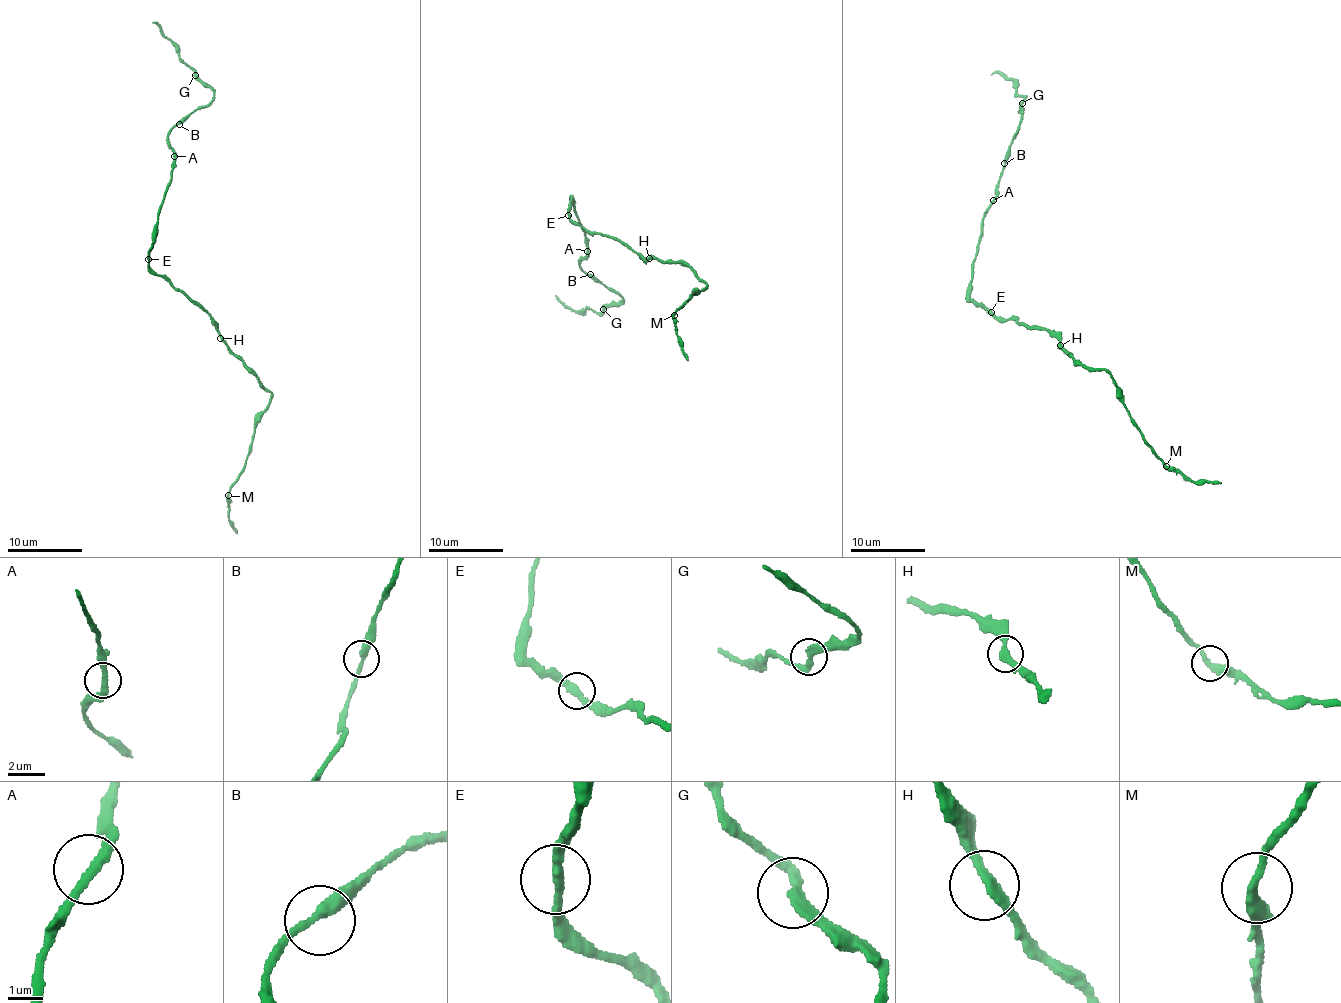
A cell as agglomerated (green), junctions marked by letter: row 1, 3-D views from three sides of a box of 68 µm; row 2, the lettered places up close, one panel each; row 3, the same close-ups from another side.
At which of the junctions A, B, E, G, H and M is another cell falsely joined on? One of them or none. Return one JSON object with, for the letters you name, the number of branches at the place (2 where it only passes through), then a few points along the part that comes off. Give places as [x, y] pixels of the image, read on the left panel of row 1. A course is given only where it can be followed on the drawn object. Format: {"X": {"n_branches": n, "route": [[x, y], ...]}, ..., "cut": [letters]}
{"cut": []}

